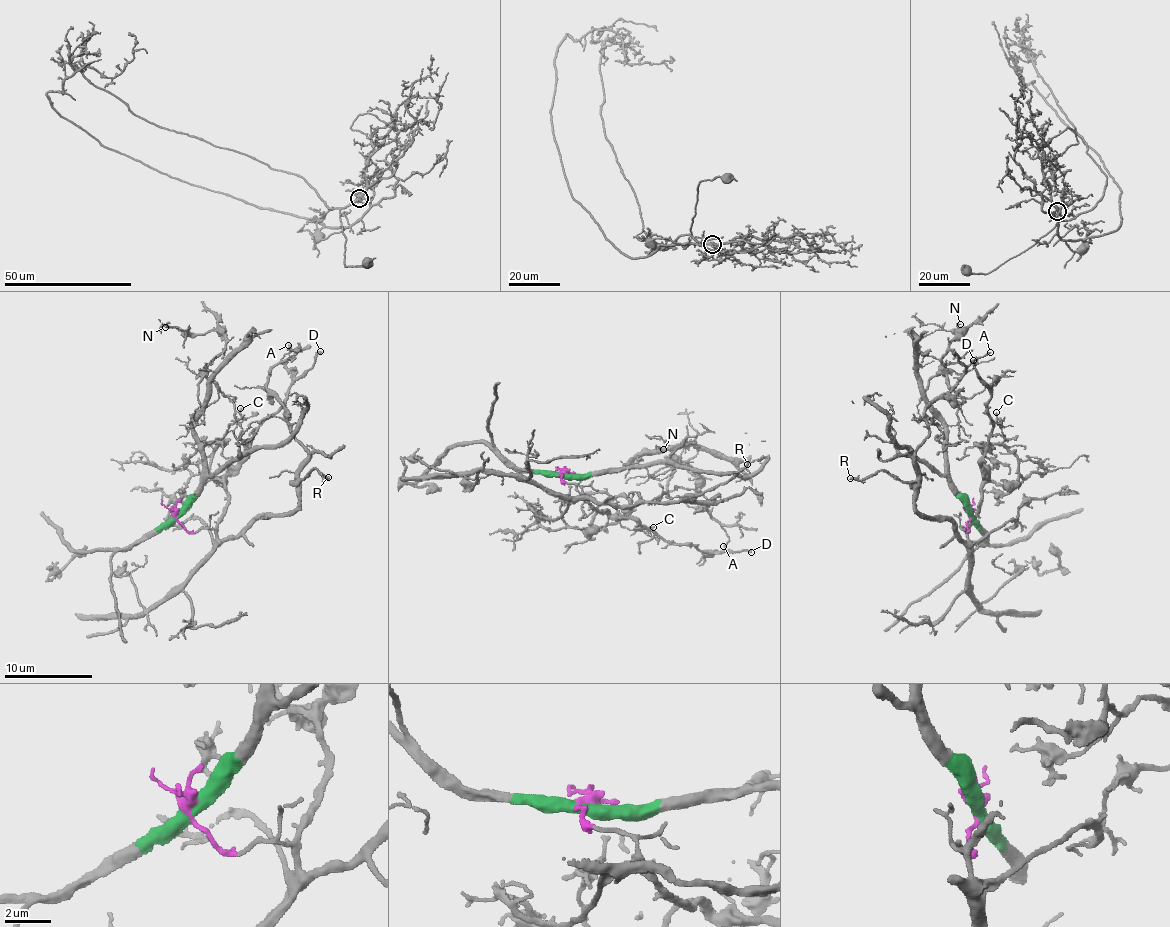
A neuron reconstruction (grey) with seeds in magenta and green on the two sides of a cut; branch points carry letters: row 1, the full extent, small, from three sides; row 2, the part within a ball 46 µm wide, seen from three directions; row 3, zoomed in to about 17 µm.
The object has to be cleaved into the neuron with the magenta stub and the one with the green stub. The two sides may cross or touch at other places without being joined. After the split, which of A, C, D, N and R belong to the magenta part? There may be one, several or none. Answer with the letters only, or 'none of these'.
A, C, D, R

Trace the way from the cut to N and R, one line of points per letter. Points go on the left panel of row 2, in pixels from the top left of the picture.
N: (177, 514), (199, 487), (202, 441), (193, 420), (212, 373), (207, 366), (224, 349), (224, 338), (164, 326)
R: (175, 514), (191, 532), (205, 528), (231, 539), (253, 518), (290, 515), (301, 481), (315, 468), (329, 476)

